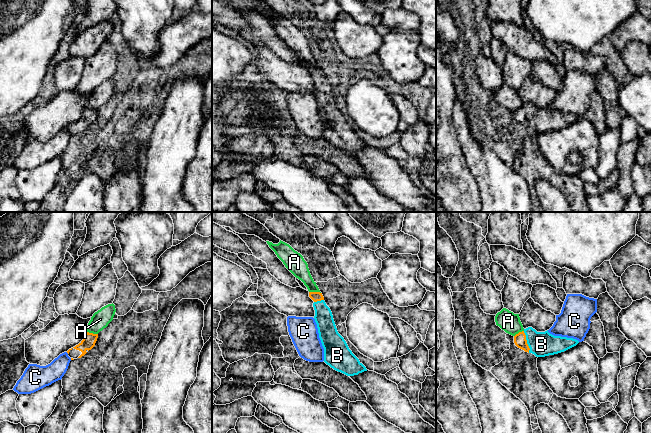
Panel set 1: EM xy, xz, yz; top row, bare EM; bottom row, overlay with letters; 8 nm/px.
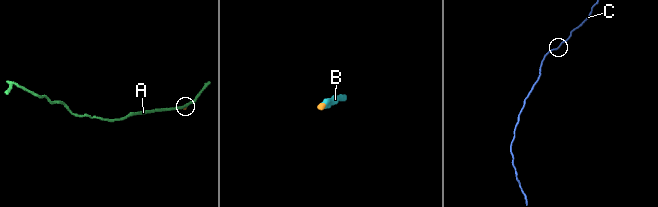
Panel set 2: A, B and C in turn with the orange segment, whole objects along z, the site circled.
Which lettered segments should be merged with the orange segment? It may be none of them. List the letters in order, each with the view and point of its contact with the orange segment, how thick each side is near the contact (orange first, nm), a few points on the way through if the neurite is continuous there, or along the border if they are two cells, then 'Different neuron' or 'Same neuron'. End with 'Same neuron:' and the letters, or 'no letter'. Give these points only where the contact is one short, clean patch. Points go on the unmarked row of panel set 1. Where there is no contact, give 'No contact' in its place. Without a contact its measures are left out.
A: Touches orange at xz (315, 68). Thickness 80 nm (orange) against 150 nm. Boundary: xz (309, 67), (318, 67), (320, 69). Different neuron
B: Touches orange at yz (526, 118). Thickness 100 nm (orange) against 200 nm. Path across: yz (520, 117), (526, 118), (541, 120). Same neuron
C: No contact. Different neuron
Same neuron: B

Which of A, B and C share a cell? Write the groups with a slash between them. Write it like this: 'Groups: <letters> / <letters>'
Groups: A / B / C

